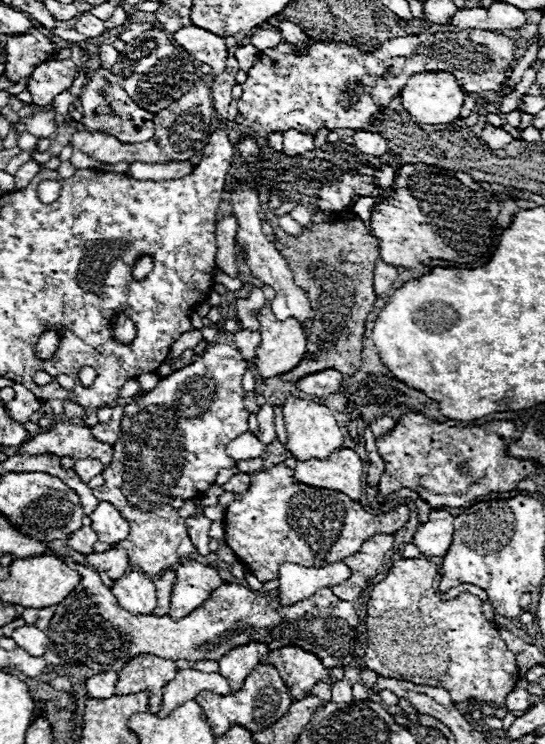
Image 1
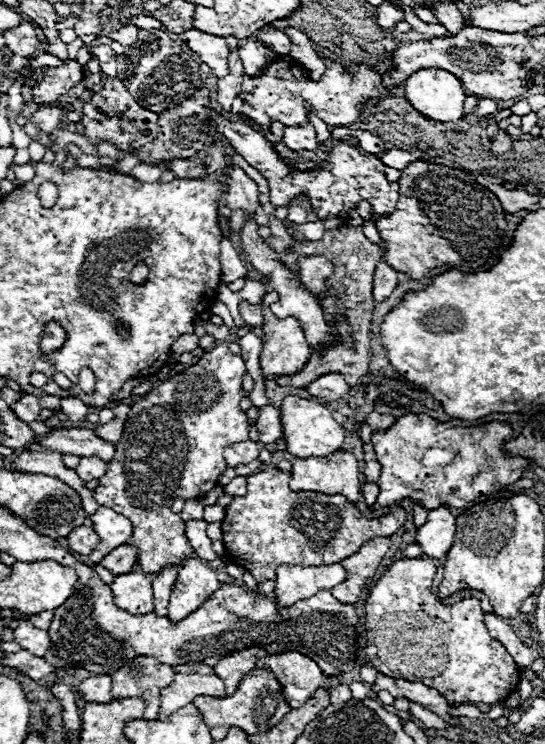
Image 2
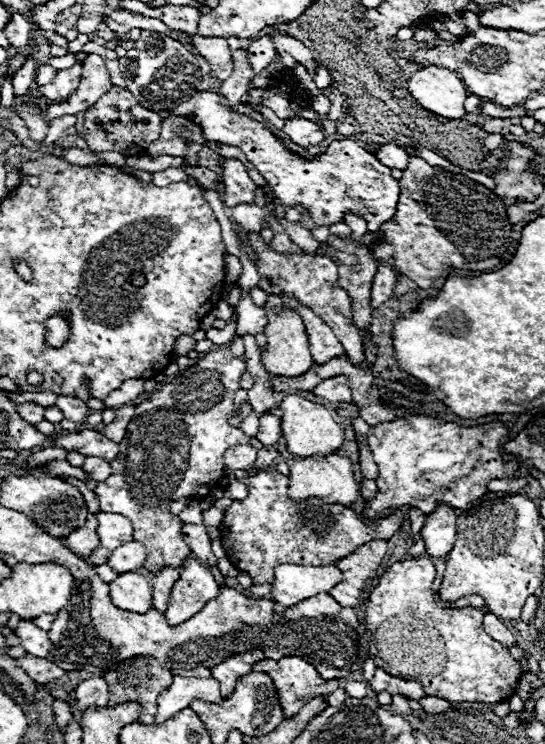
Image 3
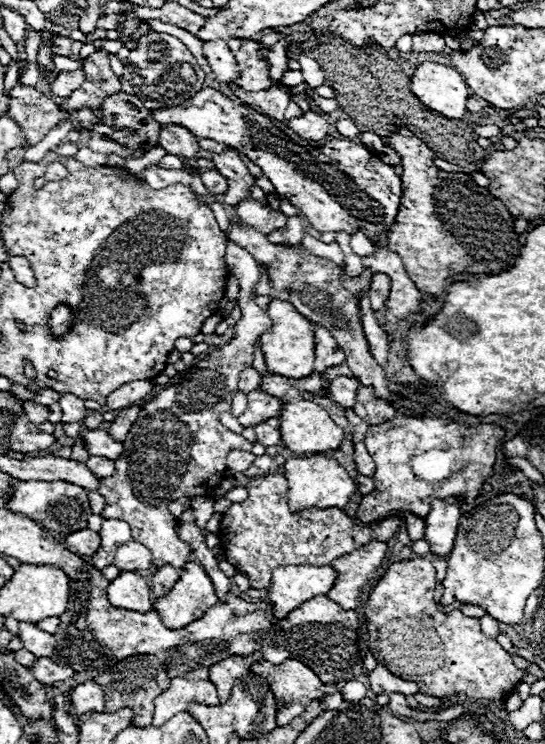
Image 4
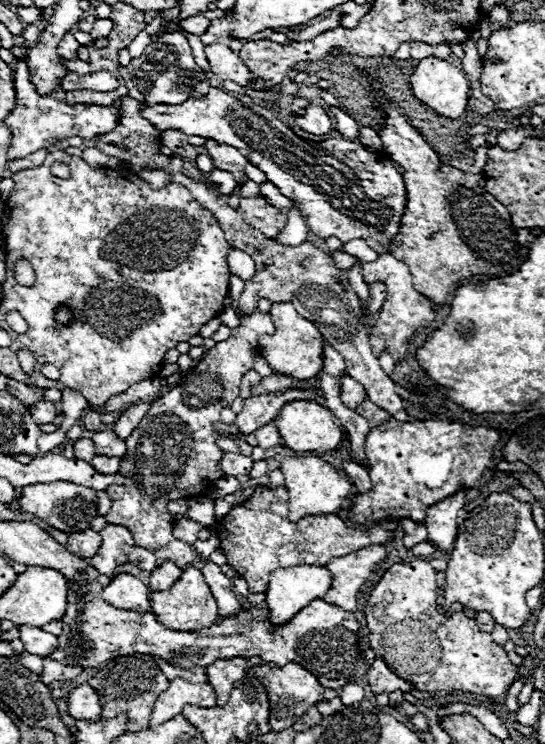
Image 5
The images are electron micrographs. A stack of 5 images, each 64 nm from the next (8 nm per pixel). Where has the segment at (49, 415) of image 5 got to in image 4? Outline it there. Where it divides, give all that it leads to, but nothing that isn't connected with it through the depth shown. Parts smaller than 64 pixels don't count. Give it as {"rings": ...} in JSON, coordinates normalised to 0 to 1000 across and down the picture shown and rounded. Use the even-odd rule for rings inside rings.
{"rings":[[[44,540],[44,554],[48,554],[48,559],[51,559],[55,567],[77,570],[77,567],[88,565],[92,548],[88,546],[77,546],[77,543],[66,543],[66,540]]]}

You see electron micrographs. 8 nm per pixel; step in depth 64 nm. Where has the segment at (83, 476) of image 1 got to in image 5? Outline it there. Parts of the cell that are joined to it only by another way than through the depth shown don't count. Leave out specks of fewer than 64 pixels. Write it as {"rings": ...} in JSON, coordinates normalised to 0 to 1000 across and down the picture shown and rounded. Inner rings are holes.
{"rings":[[[172,613],[165,618],[165,624],[183,637],[213,637],[220,632],[220,616],[183,616],[183,613]]]}

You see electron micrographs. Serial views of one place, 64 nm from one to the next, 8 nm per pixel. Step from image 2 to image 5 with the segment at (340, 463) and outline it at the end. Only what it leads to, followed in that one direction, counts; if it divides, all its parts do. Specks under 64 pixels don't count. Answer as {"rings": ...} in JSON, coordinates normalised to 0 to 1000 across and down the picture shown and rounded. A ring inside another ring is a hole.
{"rings":[[[543,613],[543,616],[521,616],[514,626],[521,645],[525,645],[525,659],[528,659],[528,677],[532,677],[532,691],[528,696],[536,702],[550,702],[550,696],[565,691],[609,691],[620,688],[628,675],[639,669],[639,664],[650,659],[642,645],[628,637],[617,634],[602,621],[580,616],[580,613]]]}

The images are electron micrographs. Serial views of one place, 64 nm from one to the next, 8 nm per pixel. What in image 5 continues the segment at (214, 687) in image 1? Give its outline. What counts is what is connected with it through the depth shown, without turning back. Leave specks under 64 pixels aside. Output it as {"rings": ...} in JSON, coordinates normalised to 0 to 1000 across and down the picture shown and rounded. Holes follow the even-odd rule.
{"rings":[[[319,911],[312,917],[308,927],[294,930],[294,935],[283,946],[283,954],[275,960],[272,976],[286,978],[286,976],[308,970],[323,960],[330,960],[341,946],[389,952],[389,949],[396,949],[396,933],[393,933],[389,922],[378,917],[374,919],[349,919],[334,911]]]}

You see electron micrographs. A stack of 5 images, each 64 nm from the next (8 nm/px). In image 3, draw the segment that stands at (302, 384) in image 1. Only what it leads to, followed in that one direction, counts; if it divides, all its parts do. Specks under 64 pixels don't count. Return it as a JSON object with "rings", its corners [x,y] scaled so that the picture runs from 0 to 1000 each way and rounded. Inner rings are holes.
{"rings":[[[635,505],[602,508],[591,516],[583,516],[572,527],[602,540],[646,540],[646,524]]]}

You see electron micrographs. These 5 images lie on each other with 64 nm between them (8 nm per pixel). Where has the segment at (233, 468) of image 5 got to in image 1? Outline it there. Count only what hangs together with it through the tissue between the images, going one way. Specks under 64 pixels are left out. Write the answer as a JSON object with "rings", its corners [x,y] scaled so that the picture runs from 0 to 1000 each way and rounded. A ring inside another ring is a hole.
{"rings":[[[451,581],[418,597],[418,610],[433,621],[473,616],[481,610],[481,605],[484,605],[484,597],[462,581]]]}

